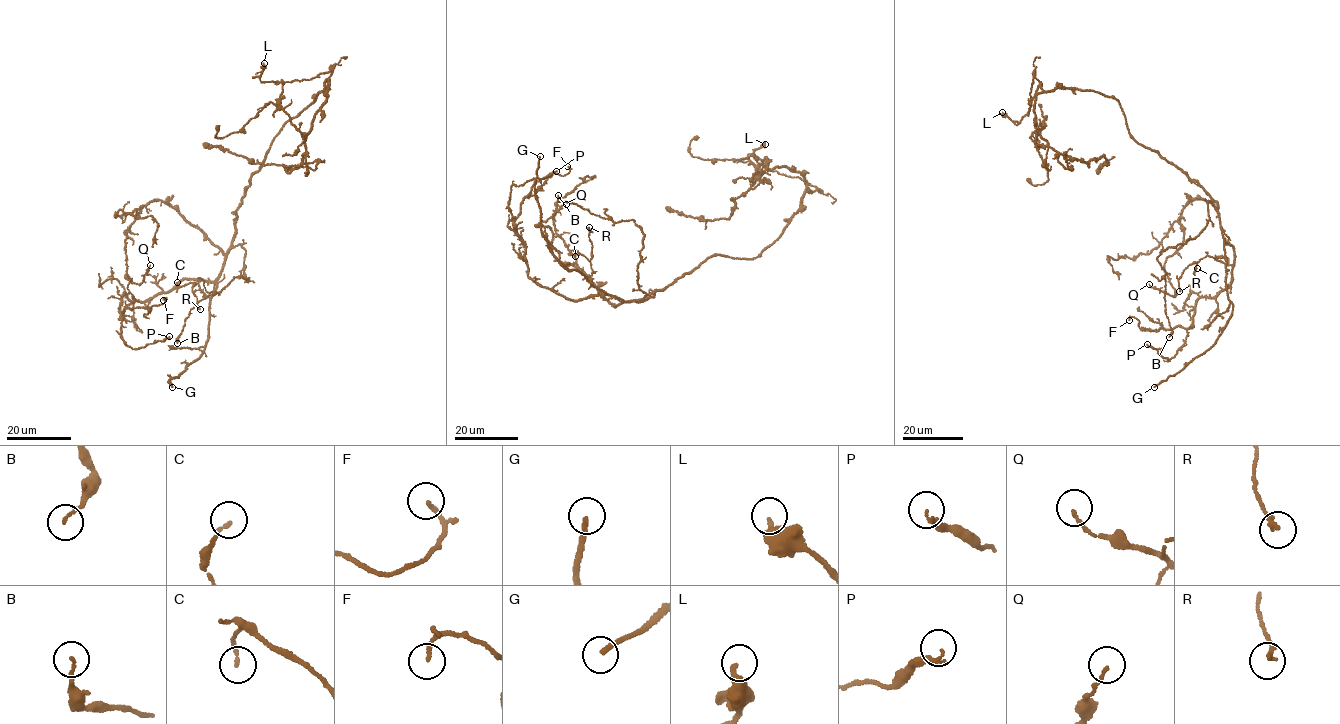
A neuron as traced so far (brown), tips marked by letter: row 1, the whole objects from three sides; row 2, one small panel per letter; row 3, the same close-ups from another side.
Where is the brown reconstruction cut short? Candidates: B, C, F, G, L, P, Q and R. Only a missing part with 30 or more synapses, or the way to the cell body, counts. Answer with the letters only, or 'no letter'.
G

